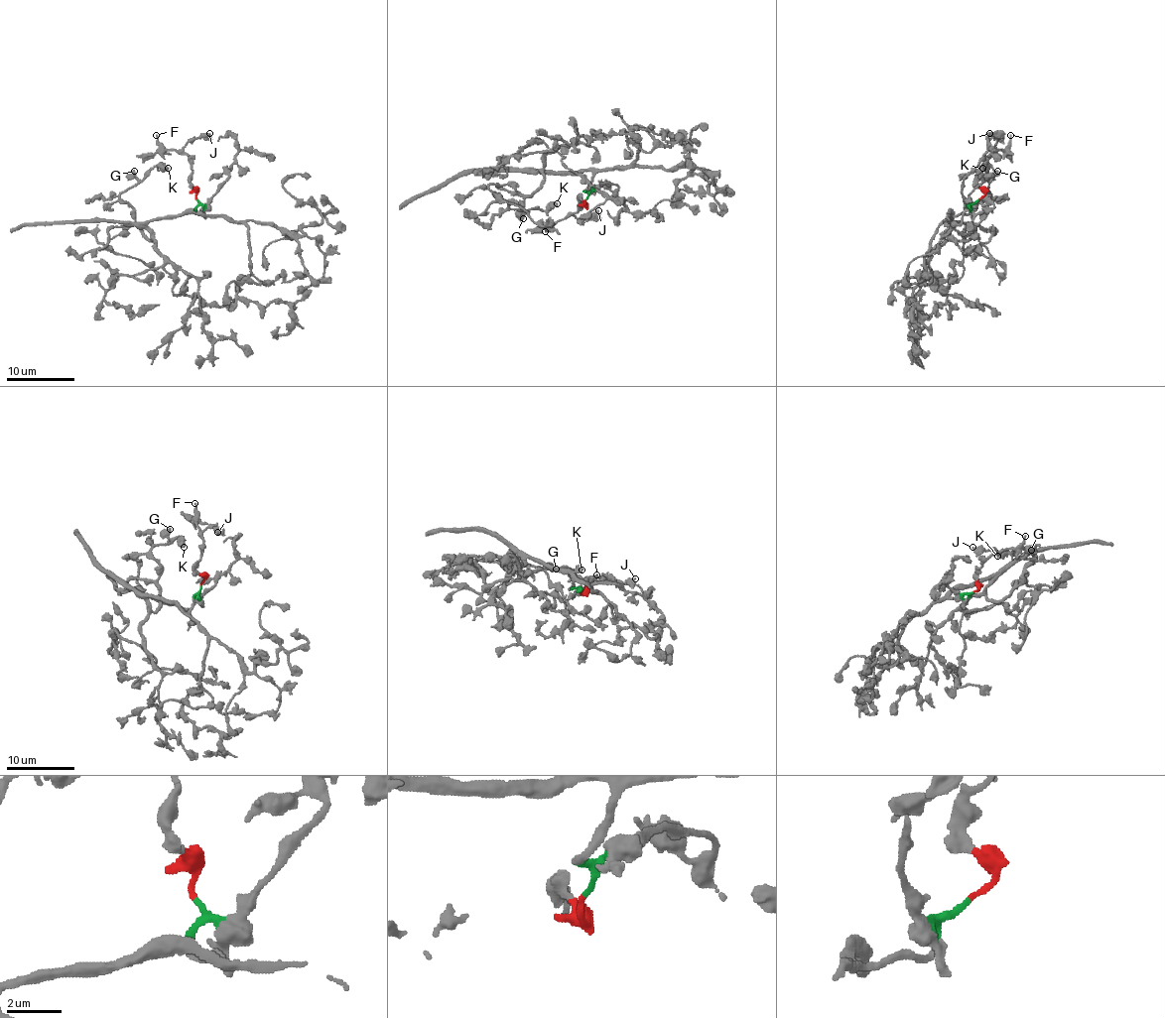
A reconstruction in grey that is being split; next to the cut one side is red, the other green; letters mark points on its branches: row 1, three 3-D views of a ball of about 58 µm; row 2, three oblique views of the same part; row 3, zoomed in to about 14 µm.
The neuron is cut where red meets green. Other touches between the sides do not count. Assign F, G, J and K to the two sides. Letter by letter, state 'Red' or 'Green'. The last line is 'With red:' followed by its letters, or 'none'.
F: Red
G: Green
J: Red
K: Green
With red: F, J

